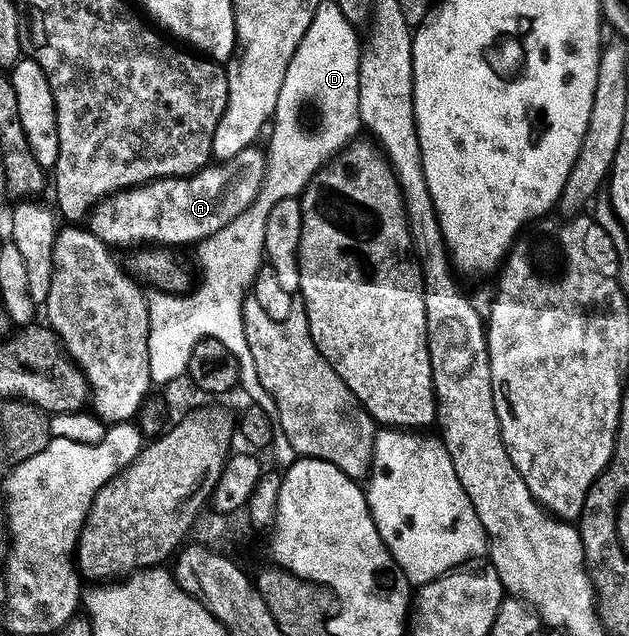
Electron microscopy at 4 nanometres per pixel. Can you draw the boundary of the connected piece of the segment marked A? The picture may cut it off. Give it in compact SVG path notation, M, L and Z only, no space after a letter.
M255 145L245 151L239 161L229 162L227 165L209 165L187 179L159 179L156 183L146 184L145 187L133 187L121 195L111 195L92 212L90 231L112 249L117 247L140 249L145 245L155 245L160 249L176 249L172 247L188 247L191 243L199 245L214 233L226 229L230 221L242 217L242 213L246 213L246 209L254 205L267 172L267 154Z

